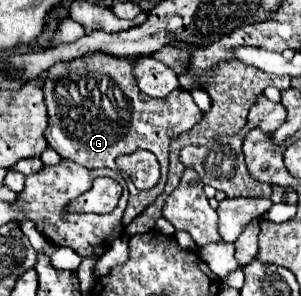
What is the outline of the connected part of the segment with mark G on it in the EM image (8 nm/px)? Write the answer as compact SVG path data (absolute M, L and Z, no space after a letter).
M104 54L82 56L80 60L54 64L46 72L44 82L44 98L50 118L46 140L64 160L72 160L84 168L116 170L116 158L122 154L132 154L134 150L150 150L156 154L162 168L160 184L140 192L140 198L134 200L132 181L129 181L130 196L122 218L126 226L164 192L172 138L194 128L202 120L202 110L196 106L188 90L176 88L166 98L144 96L132 76L132 60L134 58L116 60L114 56Z

